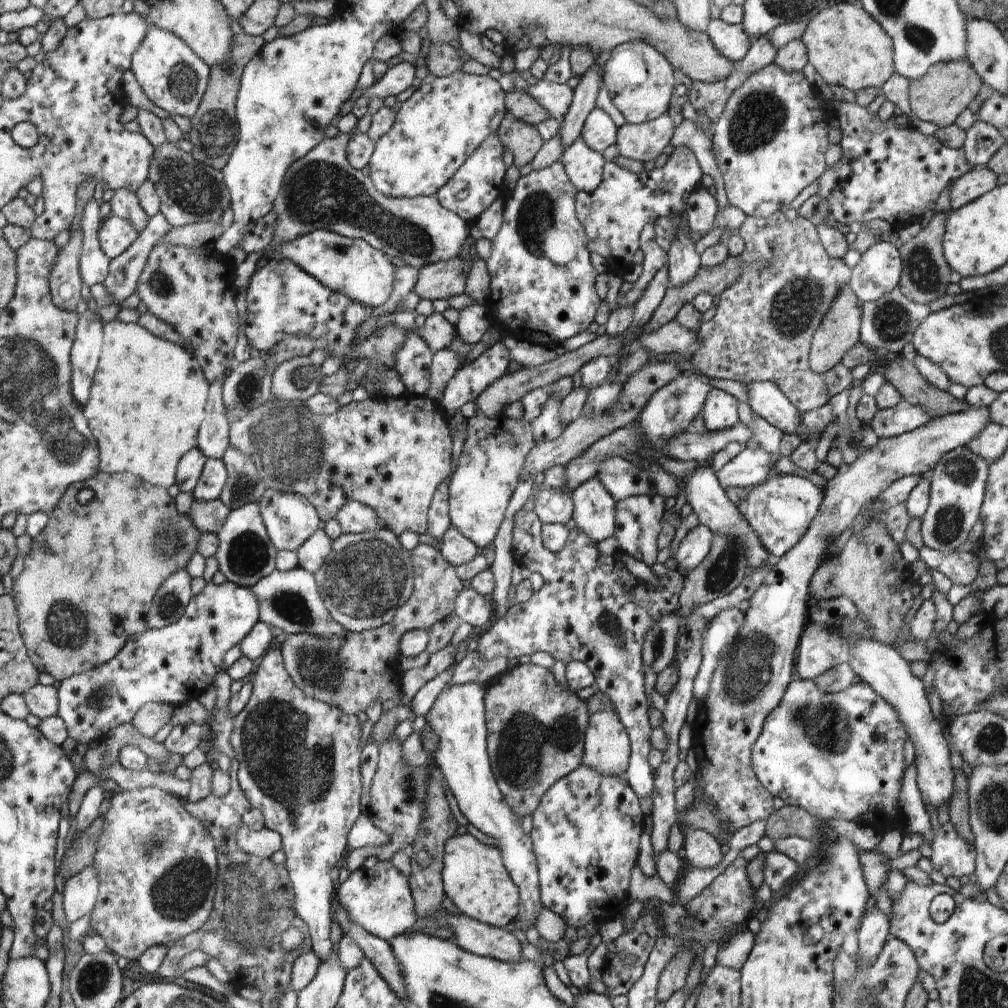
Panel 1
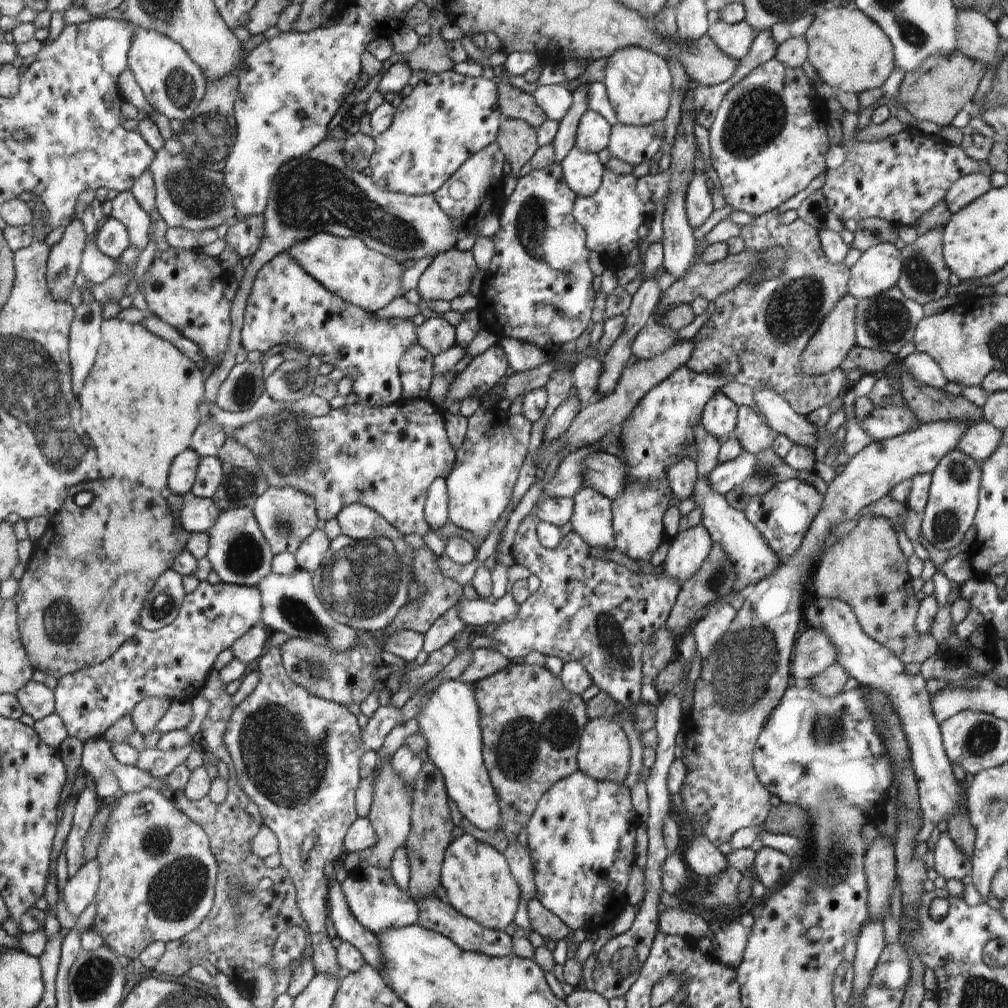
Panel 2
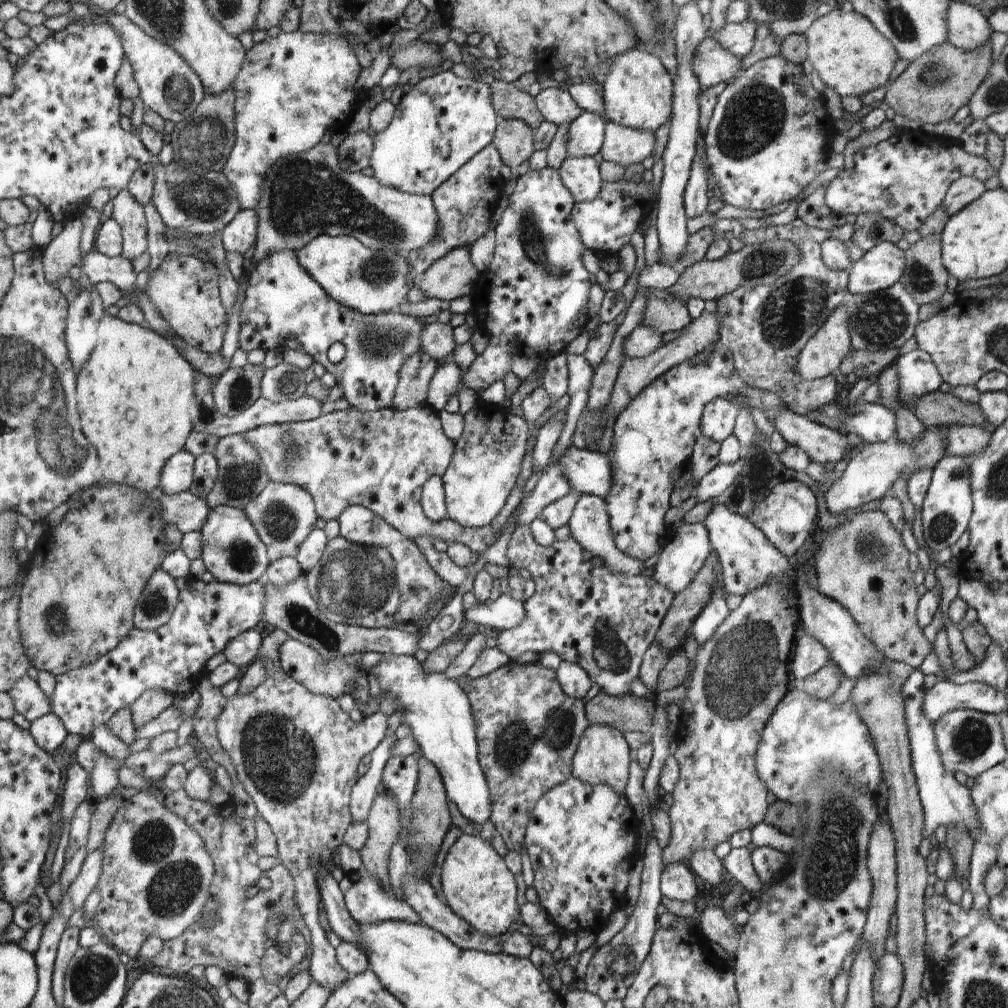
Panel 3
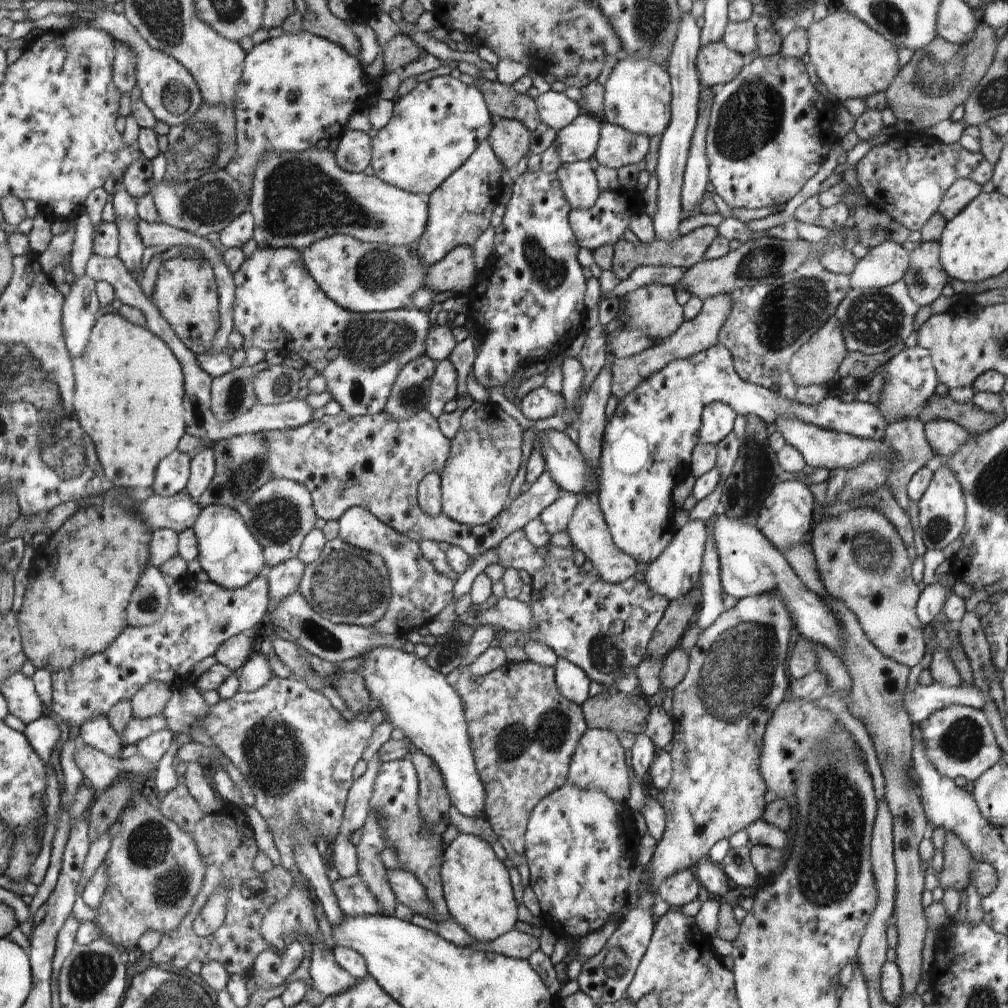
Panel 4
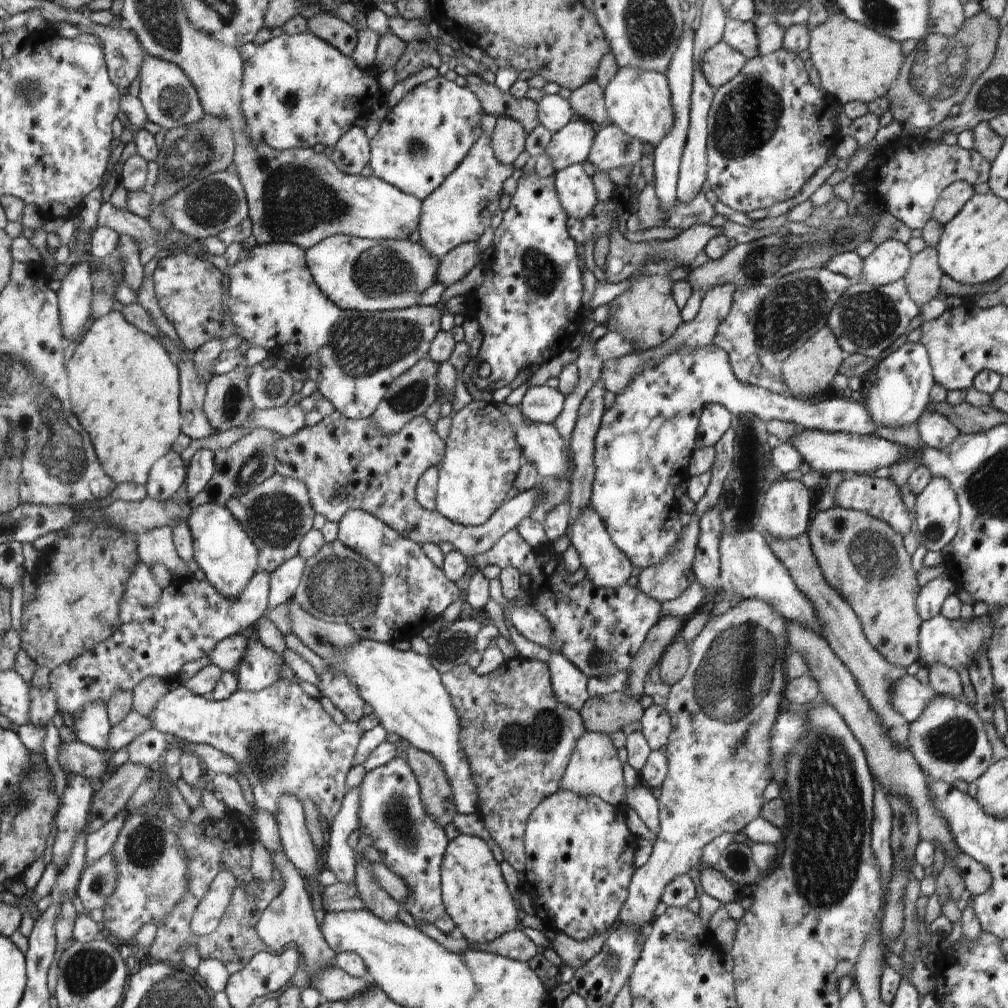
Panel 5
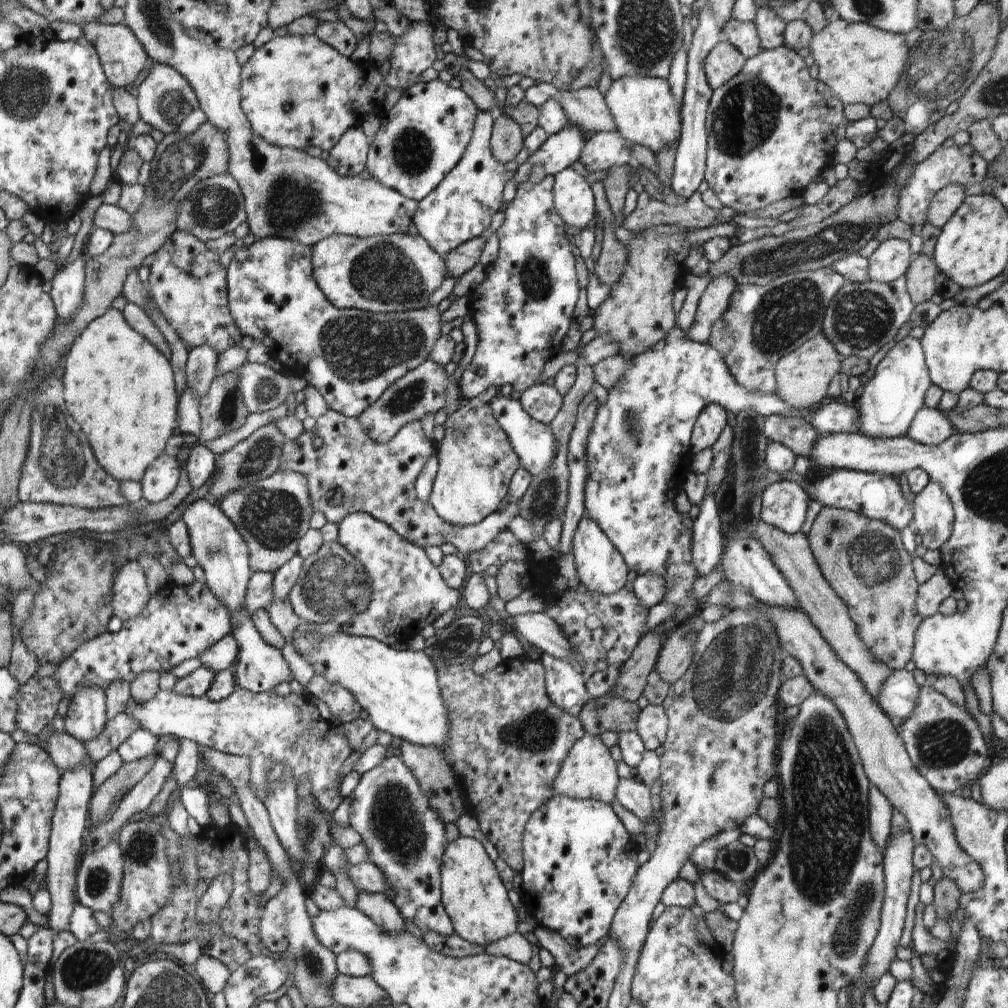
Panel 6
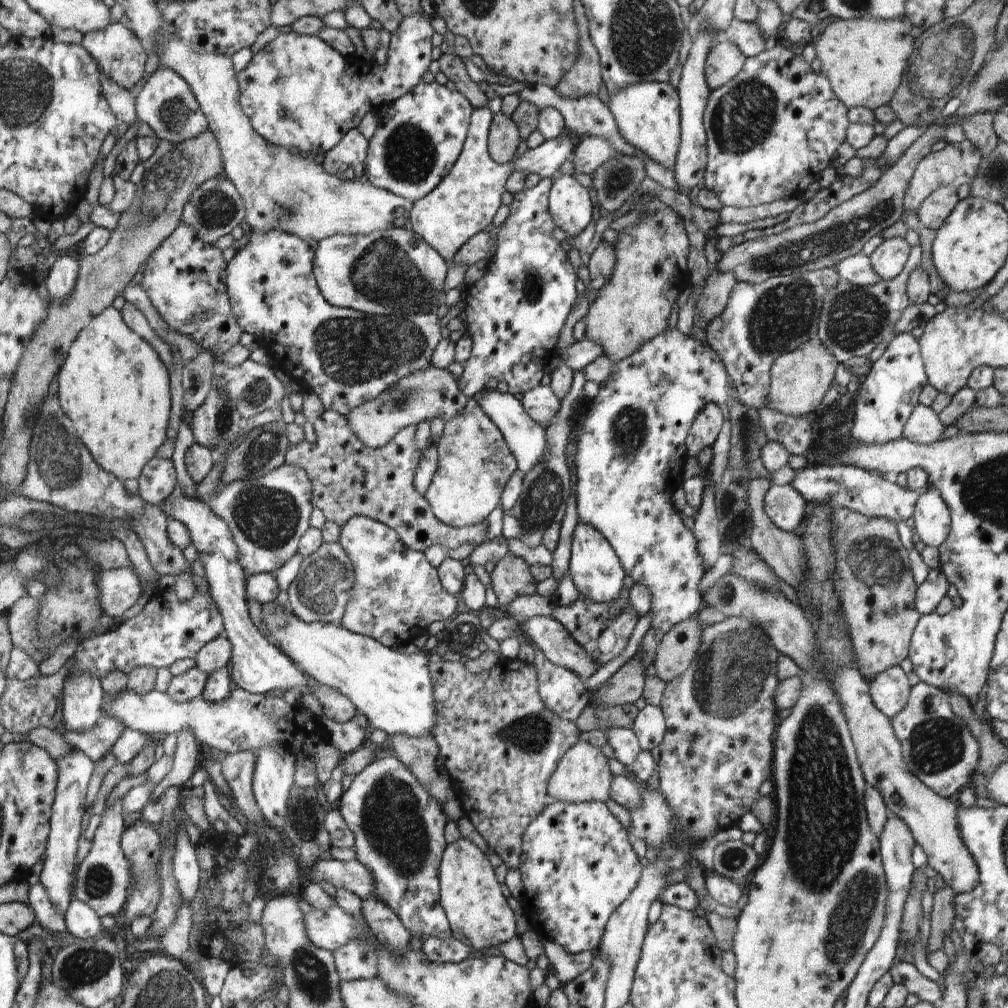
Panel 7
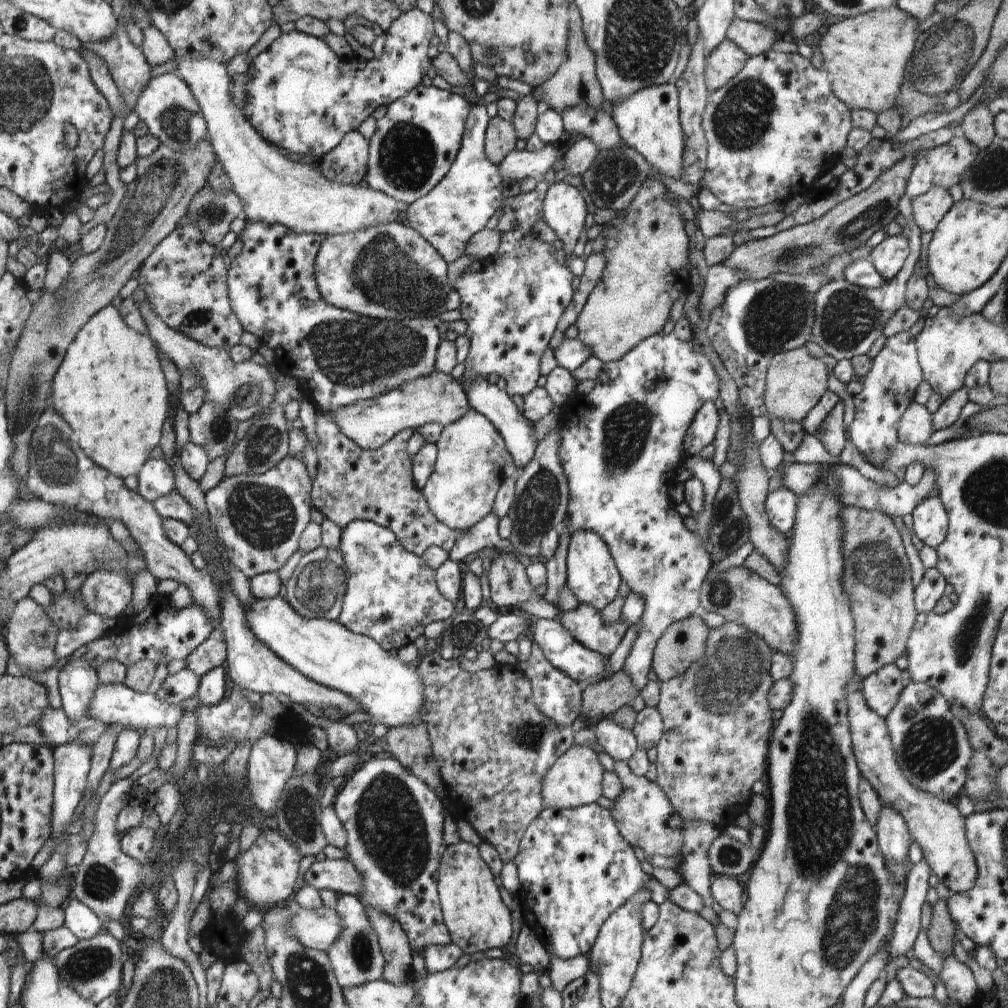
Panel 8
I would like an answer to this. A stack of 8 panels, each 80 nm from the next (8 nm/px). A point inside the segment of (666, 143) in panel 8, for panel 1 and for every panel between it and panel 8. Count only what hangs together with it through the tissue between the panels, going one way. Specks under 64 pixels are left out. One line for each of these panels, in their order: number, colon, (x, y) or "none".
1: (639, 78)
2: (639, 86)
3: (638, 92)
4: (638, 94)
5: (638, 101)
6: (644, 110)
7: (647, 116)

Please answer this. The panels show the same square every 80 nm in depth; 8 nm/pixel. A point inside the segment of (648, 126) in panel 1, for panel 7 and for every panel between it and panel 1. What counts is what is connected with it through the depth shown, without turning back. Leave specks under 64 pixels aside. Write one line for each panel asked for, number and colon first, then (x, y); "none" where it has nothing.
2: (634, 144)
3: (623, 145)
4: (618, 147)
5: (612, 149)
6: (605, 150)
7: (592, 152)

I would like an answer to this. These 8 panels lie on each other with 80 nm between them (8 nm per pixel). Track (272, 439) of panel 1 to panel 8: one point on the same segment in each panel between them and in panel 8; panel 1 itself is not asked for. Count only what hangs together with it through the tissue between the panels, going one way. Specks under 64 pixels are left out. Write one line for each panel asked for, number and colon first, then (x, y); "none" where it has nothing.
2: (386, 457)
3: (380, 460)
4: (373, 461)
5: (346, 464)
6: (351, 472)
7: (349, 478)
8: (352, 483)

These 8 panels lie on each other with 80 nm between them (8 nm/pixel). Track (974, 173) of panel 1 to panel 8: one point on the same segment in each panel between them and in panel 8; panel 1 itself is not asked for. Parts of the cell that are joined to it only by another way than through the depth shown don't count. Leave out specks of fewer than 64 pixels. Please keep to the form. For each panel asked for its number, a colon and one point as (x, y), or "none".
2: (967, 188)
3: (963, 190)
4: (962, 192)
5: (951, 201)
6: (944, 205)
7: (936, 208)
8: (930, 208)

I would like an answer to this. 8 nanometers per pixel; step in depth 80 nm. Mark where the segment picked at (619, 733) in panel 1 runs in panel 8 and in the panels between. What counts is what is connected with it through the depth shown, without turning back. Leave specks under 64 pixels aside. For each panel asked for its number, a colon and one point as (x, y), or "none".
2: (605, 753)
3: (603, 757)
4: (599, 763)
5: (595, 768)
6: (590, 771)
7: (583, 775)
8: (576, 779)

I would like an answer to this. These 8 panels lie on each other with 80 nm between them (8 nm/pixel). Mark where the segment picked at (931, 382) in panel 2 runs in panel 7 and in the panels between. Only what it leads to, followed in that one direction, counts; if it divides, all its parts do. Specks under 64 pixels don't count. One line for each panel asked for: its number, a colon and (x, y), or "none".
3: (917, 375)
4: (910, 379)
5: (897, 399)
6: (888, 403)
7: (886, 397)

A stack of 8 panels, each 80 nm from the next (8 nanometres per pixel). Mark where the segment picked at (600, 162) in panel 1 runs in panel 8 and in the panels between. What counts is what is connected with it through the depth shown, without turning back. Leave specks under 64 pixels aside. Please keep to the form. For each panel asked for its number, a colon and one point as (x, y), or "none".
2: (583, 172)
3: (580, 175)
4: (580, 187)
5: (576, 193)
6: (573, 198)
7: (570, 206)
8: (564, 210)

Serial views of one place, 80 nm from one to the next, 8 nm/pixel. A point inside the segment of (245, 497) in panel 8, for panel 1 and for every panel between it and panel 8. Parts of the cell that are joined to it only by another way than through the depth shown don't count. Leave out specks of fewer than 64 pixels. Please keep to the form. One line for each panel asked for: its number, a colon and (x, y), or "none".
1: (292, 519)
2: (288, 516)
3: (285, 513)
4: (282, 513)
5: (278, 514)
6: (274, 514)
7: (268, 515)

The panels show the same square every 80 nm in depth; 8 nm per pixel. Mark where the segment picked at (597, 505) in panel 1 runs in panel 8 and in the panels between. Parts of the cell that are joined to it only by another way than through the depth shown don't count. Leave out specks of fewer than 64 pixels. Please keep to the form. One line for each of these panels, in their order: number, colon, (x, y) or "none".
2: (593, 518)
3: (590, 524)
4: (588, 529)
5: (606, 565)
6: (601, 567)
7: (596, 571)
8: (592, 574)

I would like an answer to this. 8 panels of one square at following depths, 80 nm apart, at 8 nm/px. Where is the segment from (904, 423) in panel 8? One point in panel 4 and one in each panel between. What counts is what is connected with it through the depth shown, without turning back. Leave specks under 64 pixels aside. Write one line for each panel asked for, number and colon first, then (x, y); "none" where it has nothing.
4: (945, 438)
5: (935, 431)
6: (930, 427)
7: (923, 426)

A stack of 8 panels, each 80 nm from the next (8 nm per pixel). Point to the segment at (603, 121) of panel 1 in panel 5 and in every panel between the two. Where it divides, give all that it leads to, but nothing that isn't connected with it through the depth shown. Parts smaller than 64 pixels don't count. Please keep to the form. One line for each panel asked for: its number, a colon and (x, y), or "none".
2: (593, 133)
3: (585, 136)
4: (579, 141)
5: (571, 145)

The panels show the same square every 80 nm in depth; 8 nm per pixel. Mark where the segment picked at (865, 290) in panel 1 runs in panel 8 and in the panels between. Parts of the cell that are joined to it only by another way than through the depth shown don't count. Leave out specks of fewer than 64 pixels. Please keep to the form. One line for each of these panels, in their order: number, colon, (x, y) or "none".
2: (878, 268)
3: (880, 267)
4: (884, 265)
5: (889, 261)
6: (891, 260)
7: (888, 260)
8: (888, 257)

